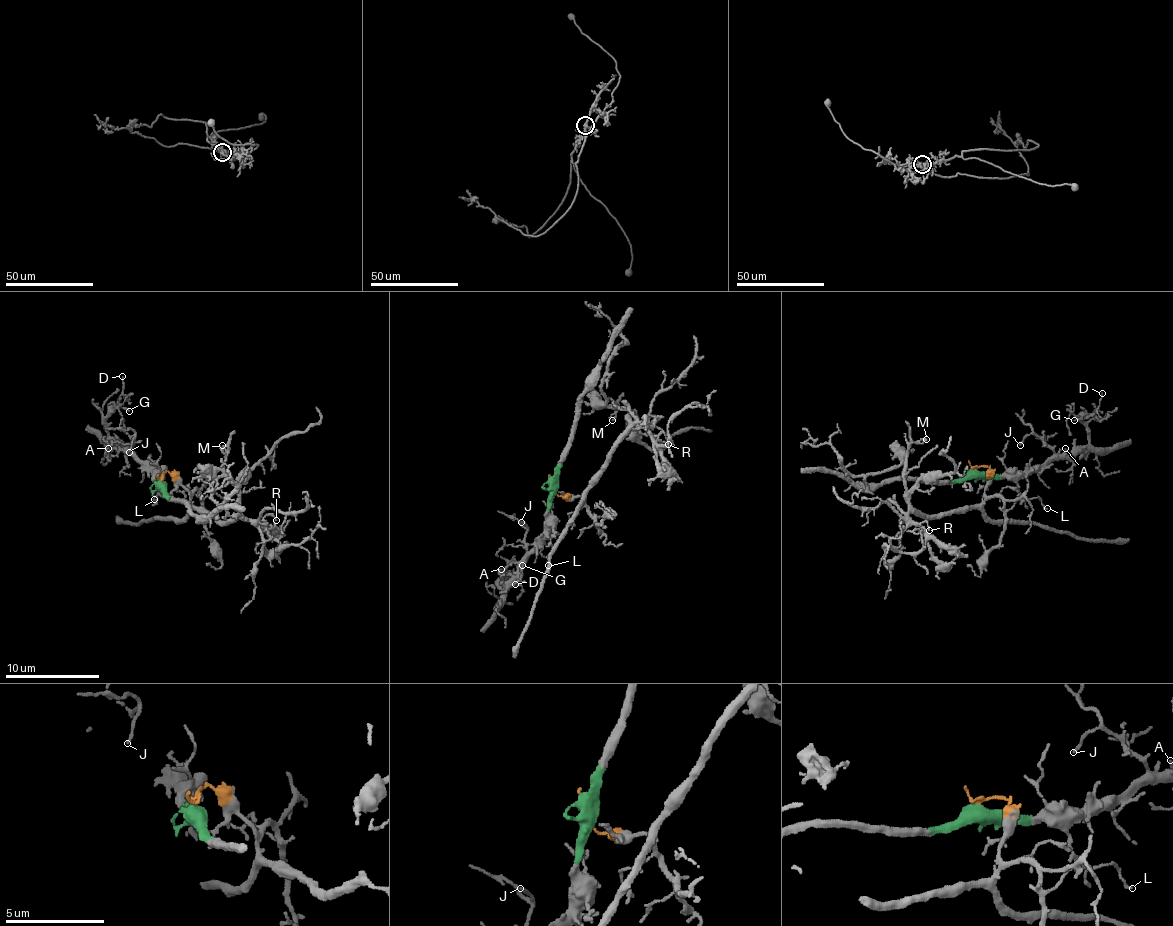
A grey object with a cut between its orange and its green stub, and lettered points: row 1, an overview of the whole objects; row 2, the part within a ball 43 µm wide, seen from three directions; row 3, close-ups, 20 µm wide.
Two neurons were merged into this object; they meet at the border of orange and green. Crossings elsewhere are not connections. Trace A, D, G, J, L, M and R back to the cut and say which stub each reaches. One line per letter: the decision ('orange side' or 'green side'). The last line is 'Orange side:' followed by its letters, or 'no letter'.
A: green side
D: green side
G: green side
J: green side
L: green side
M: orange side
R: orange side
Orange side: M, R

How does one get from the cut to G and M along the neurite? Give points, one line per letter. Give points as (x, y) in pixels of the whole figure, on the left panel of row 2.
G: (161, 482), (156, 480), (153, 469), (143, 465), (109, 433), (105, 418), (119, 406), (128, 411)
M: (161, 479), (170, 473), (196, 509), (223, 523), (237, 514), (235, 488), (223, 466), (228, 451), (223, 445)

